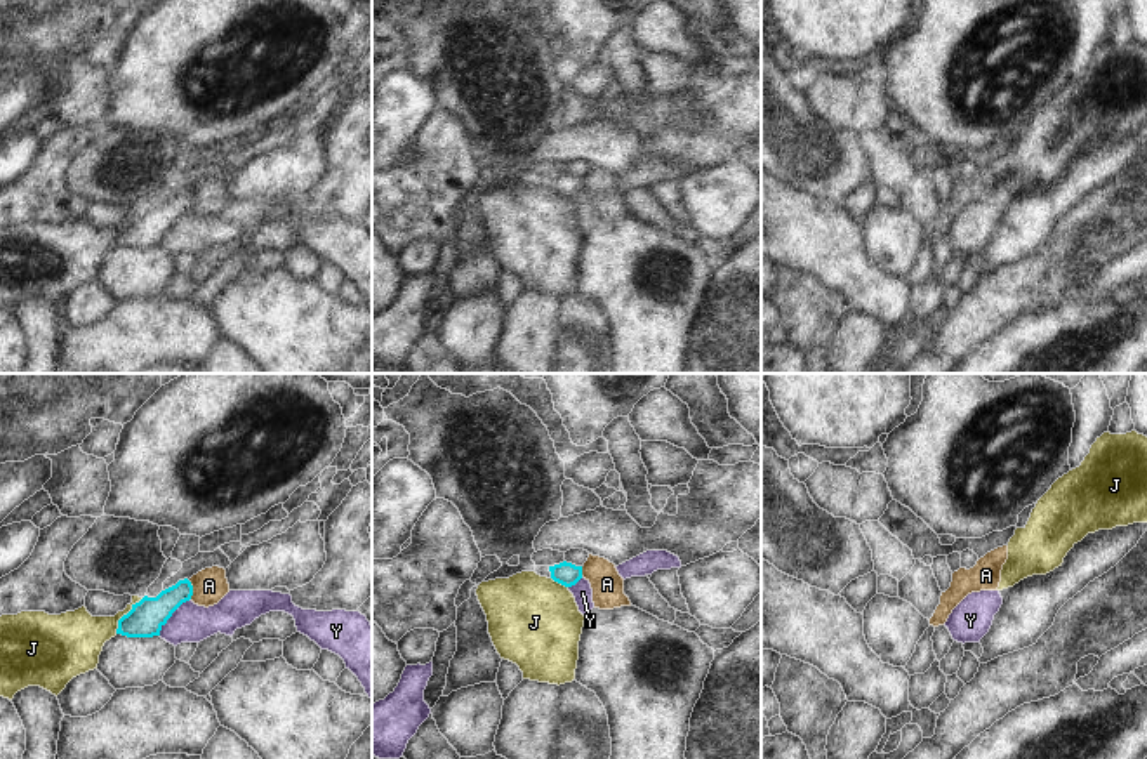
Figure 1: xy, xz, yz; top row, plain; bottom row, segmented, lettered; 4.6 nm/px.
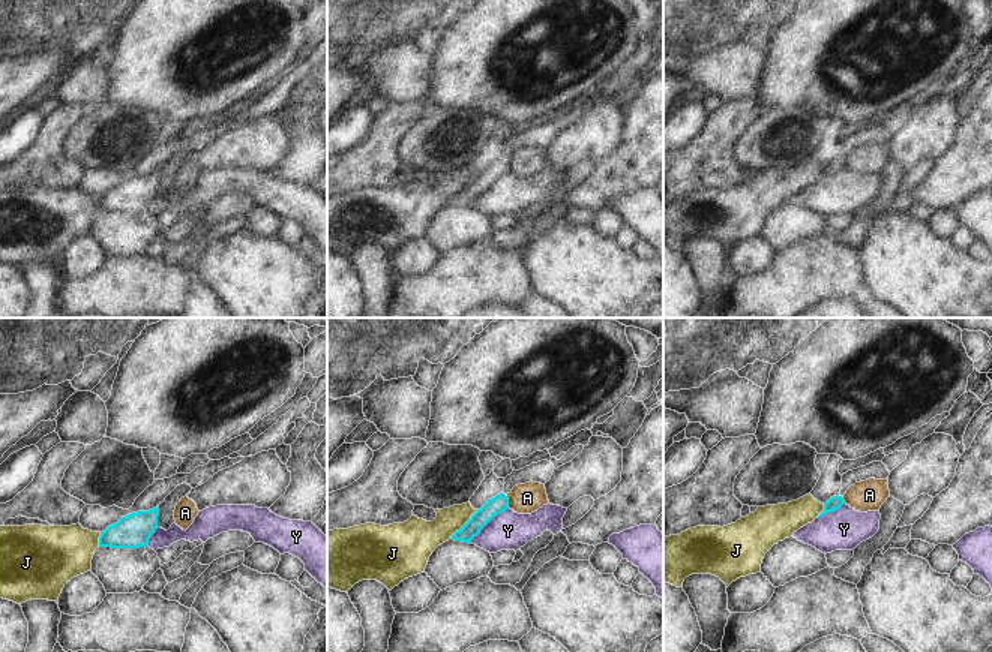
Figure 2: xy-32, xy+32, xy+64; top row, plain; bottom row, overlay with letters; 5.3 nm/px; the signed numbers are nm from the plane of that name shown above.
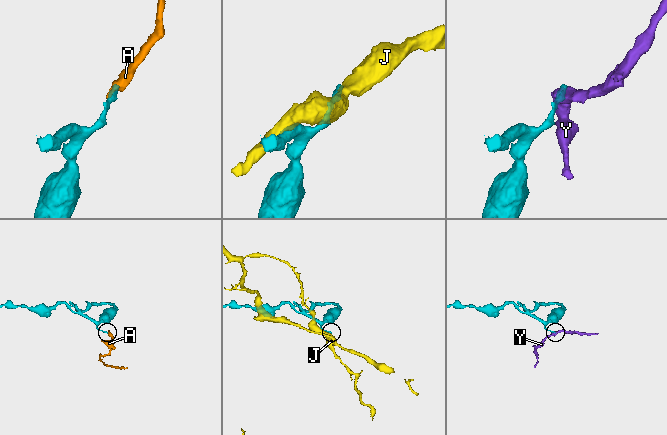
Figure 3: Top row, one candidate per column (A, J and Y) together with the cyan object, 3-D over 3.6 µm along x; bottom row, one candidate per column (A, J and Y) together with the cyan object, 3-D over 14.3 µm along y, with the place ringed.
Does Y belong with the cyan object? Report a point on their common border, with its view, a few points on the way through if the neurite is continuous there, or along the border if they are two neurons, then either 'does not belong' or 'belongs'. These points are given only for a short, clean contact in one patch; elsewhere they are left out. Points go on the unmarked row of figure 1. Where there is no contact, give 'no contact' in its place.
meets cyan in xy at (171, 226); border along xy (190, 209), (172, 224), (159, 245); does not belong

